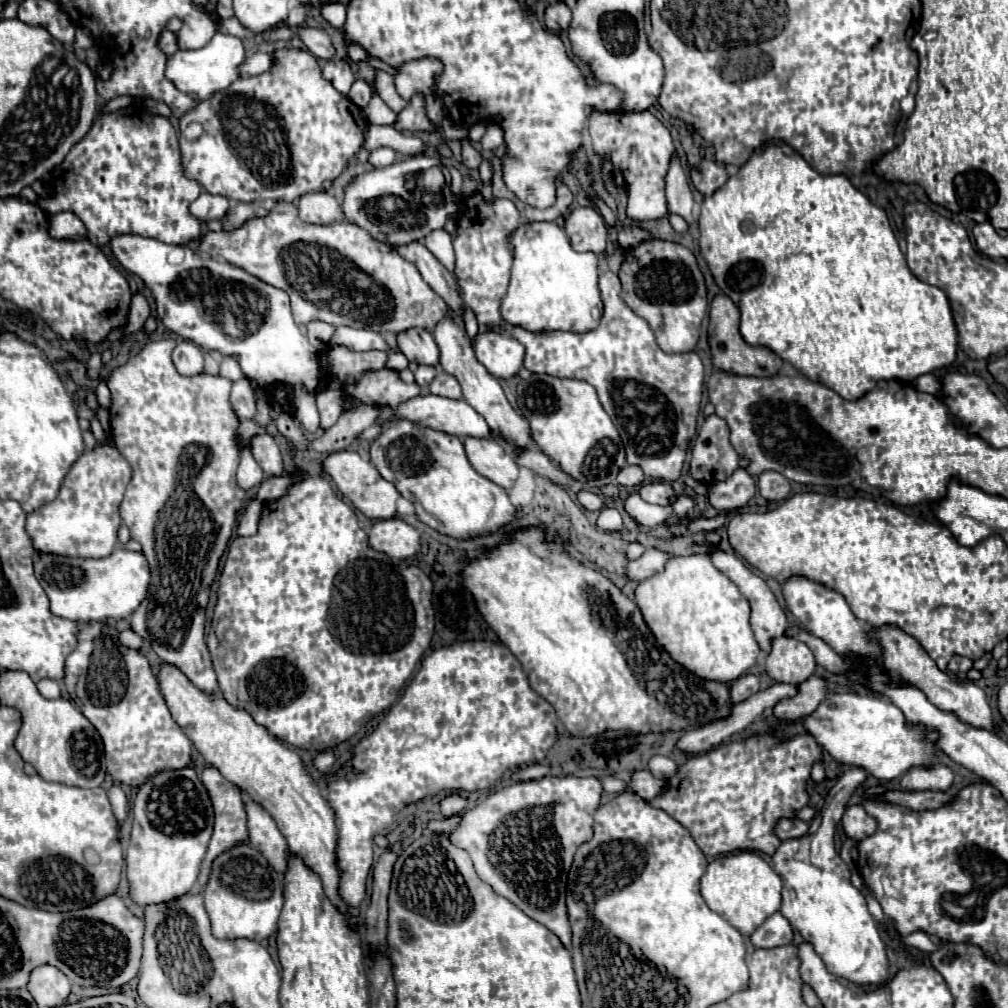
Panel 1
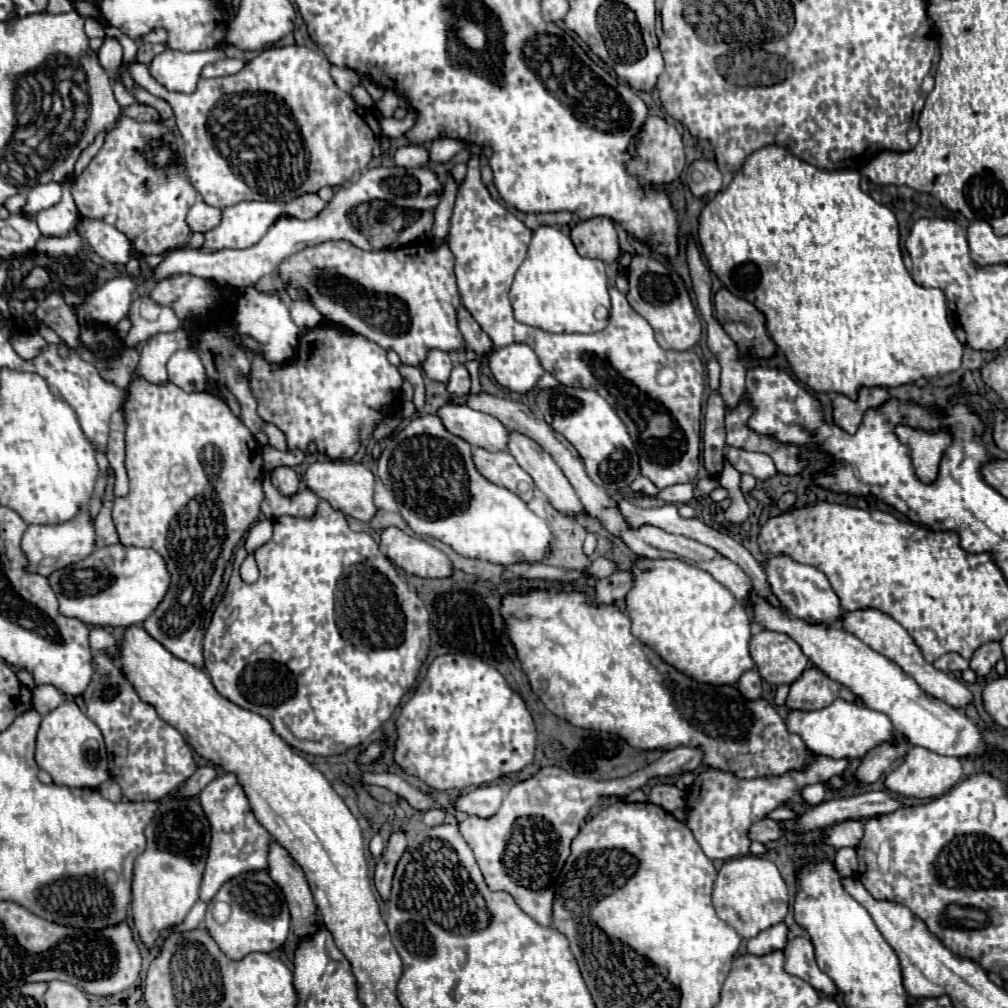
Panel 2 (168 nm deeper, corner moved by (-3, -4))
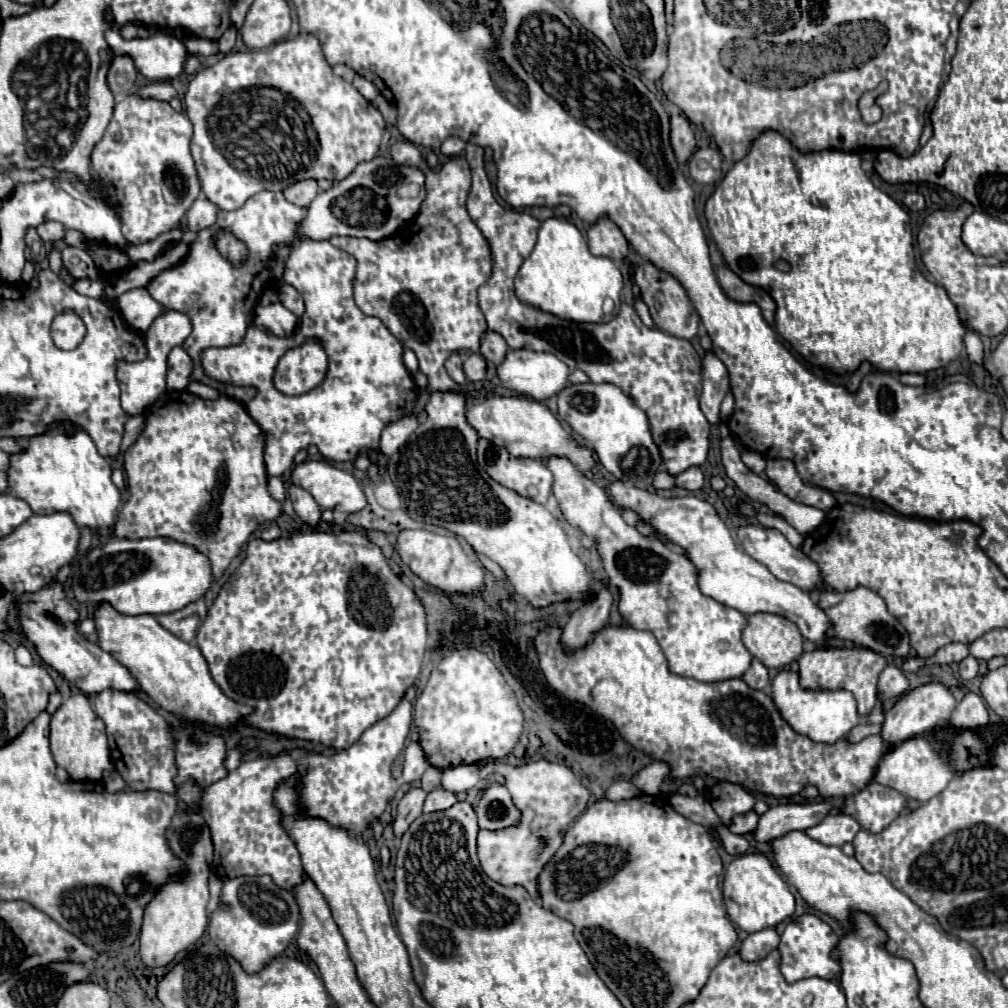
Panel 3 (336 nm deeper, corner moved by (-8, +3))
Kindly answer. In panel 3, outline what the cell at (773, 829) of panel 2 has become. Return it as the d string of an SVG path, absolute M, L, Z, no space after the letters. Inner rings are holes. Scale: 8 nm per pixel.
M755 810L747 812L747 814L741 814L741 816L735 816L731 820L731 826L729 830L733 834L751 834L755 830L755 824L759 822L759 814Z

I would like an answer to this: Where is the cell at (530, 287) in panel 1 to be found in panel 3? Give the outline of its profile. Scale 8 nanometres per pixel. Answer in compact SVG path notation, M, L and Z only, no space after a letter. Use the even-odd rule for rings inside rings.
M556 217L549 218L541 224L539 238L531 256L523 262L523 266L515 276L515 296L519 298L519 302L531 308L539 308L541 312L551 312L563 320L573 320L573 322L601 322L603 300L611 298L619 302L621 288L623 288L623 276L619 268L613 264L613 260L593 256L581 232L567 219Z

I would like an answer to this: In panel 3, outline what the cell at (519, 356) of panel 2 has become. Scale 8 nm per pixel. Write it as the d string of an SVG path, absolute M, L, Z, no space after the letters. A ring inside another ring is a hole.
M519 348L519 350L507 352L505 360L497 366L497 374L499 374L499 380L503 382L503 386L507 386L519 394L527 394L535 400L547 400L547 398L555 396L561 388L565 388L569 368L553 354L531 352L527 348Z

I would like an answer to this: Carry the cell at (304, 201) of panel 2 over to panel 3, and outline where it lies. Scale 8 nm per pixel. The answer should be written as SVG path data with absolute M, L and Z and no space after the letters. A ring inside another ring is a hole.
M301 180L301 182L295 182L293 186L289 186L283 194L285 194L287 202L307 208L311 204L311 200L315 200L315 196L319 194L319 186L315 180Z

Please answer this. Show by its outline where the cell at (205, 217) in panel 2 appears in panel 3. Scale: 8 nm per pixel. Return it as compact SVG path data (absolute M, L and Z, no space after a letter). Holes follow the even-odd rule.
M199 196L195 204L187 212L187 228L193 232L199 232L203 228L209 228L217 220L217 206L211 204L205 196Z

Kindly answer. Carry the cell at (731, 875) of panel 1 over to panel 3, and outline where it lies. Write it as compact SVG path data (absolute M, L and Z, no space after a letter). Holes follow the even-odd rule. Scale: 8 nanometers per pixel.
M757 852L741 854L727 866L723 878L723 898L731 922L749 934L763 928L775 928L795 912L795 896L791 888L773 868L771 860Z

